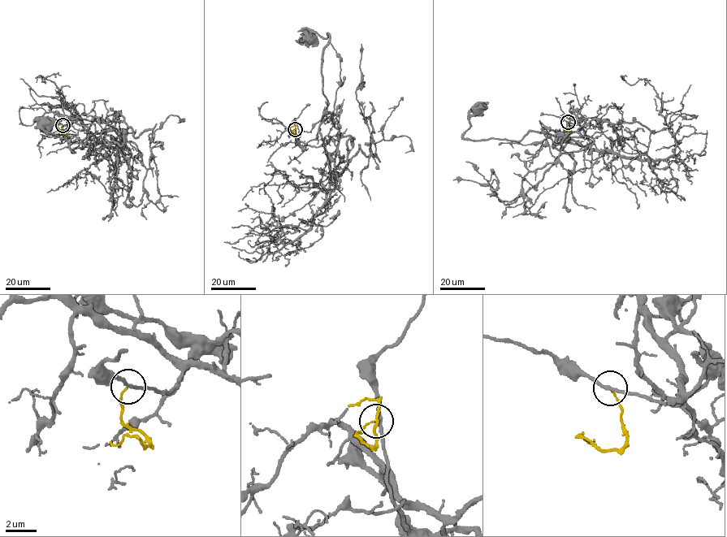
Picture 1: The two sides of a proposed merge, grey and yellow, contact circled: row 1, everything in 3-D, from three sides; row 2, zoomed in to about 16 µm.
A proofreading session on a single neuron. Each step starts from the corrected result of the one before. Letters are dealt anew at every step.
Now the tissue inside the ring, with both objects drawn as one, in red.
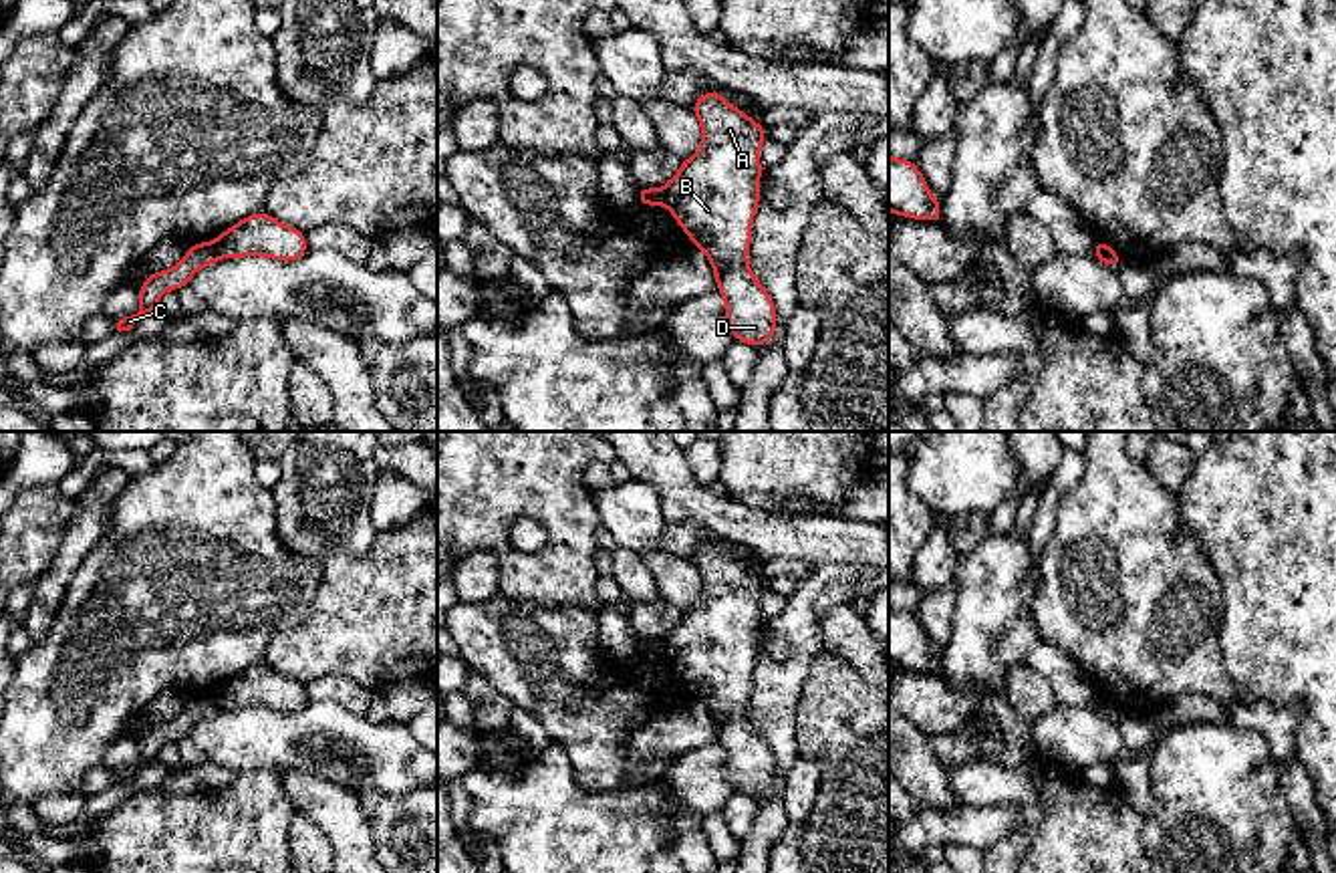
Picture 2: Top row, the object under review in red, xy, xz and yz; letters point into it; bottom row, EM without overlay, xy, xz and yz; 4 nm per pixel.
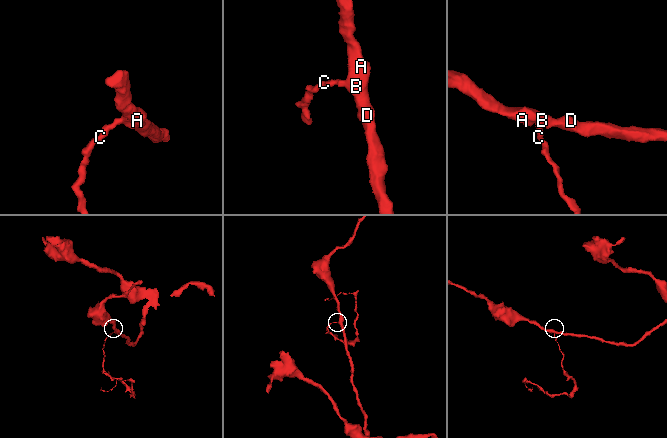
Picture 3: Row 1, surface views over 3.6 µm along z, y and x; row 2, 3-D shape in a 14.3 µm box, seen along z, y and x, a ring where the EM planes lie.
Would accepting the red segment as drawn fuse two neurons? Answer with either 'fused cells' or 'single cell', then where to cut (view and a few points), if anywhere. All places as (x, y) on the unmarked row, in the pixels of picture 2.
fused cells | xz (663, 640), (665, 656)

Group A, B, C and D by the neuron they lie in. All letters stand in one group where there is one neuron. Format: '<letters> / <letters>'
A B D / C

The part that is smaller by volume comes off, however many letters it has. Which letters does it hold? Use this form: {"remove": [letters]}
{"remove": ["C"]}

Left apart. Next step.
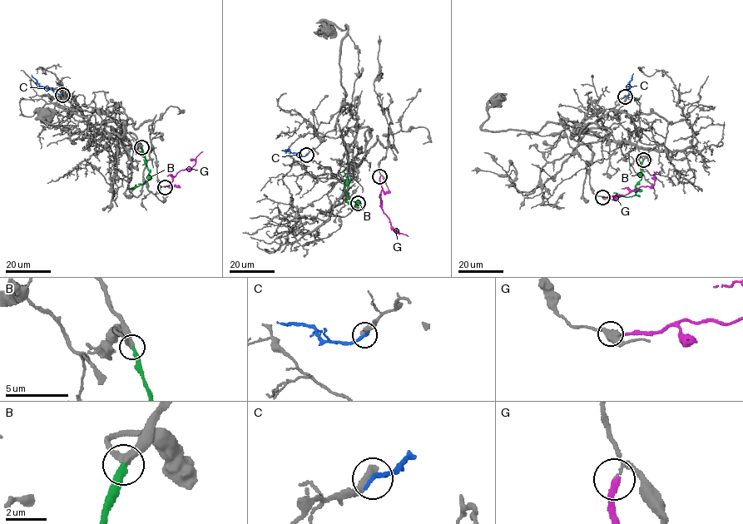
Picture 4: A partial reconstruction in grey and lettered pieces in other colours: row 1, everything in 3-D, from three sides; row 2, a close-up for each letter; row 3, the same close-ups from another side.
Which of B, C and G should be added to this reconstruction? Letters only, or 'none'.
B

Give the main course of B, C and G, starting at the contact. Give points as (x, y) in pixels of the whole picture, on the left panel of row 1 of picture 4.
B: (141, 147), (149, 172), (148, 179), (127, 190)
C: (62, 95), (40, 86), (31, 74)
G: (165, 186), (170, 184), (175, 174), (195, 165), (195, 157), (202, 151)

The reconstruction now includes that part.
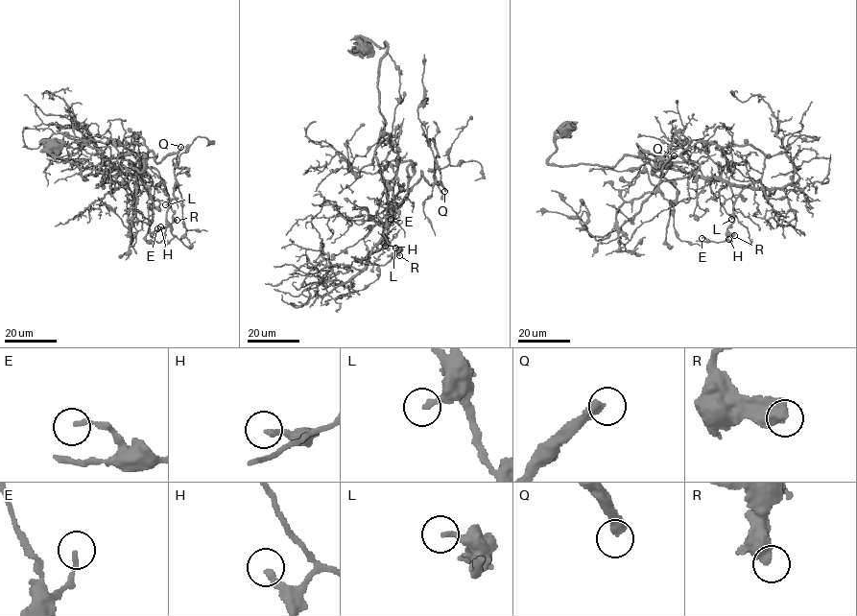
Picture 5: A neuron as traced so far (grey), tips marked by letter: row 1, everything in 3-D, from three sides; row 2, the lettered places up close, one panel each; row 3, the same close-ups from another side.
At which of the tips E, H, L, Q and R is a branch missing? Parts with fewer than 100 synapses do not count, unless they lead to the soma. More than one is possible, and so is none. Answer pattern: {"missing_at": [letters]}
{"missing_at": ["Q"]}

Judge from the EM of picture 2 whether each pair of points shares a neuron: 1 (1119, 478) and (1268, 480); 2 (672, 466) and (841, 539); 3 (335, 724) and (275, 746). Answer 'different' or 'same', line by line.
1: different
2: same
3: same

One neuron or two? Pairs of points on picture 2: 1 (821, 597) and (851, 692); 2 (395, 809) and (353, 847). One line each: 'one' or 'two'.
1: two
2: two

